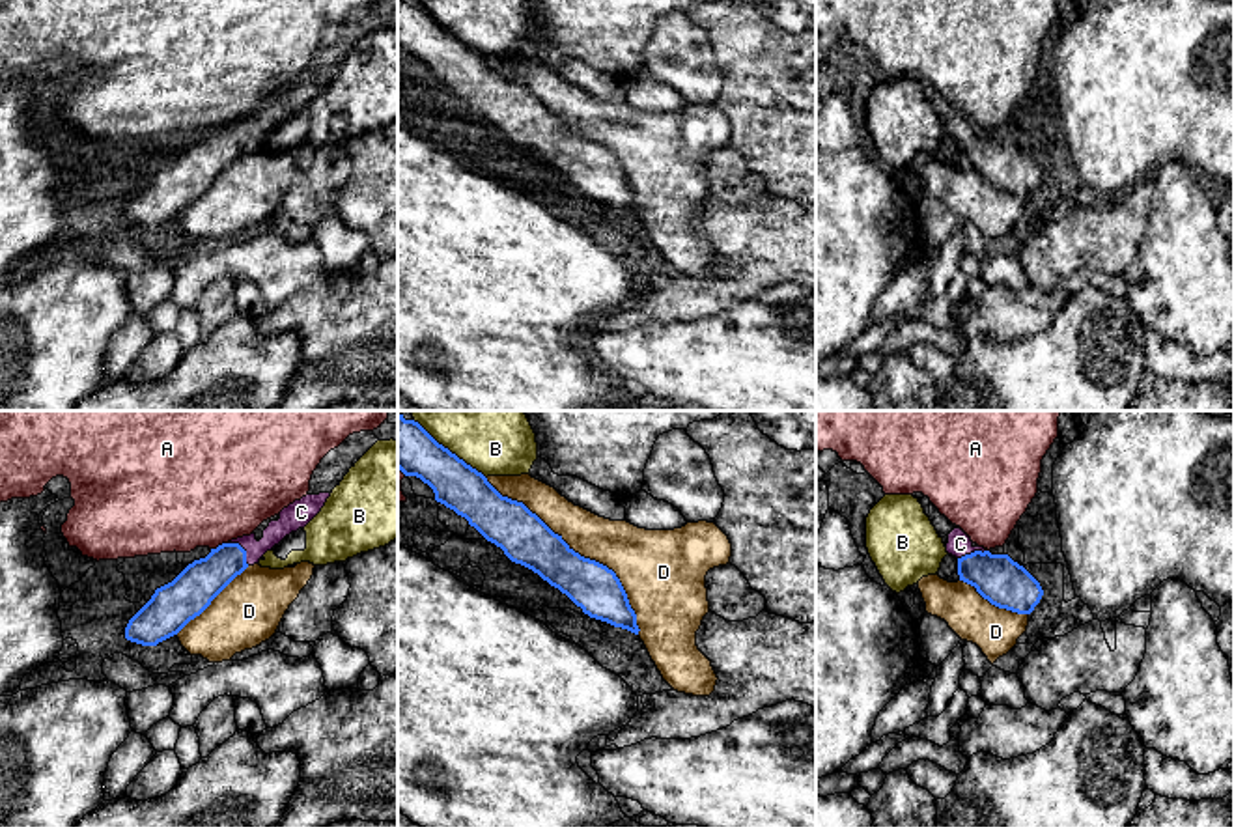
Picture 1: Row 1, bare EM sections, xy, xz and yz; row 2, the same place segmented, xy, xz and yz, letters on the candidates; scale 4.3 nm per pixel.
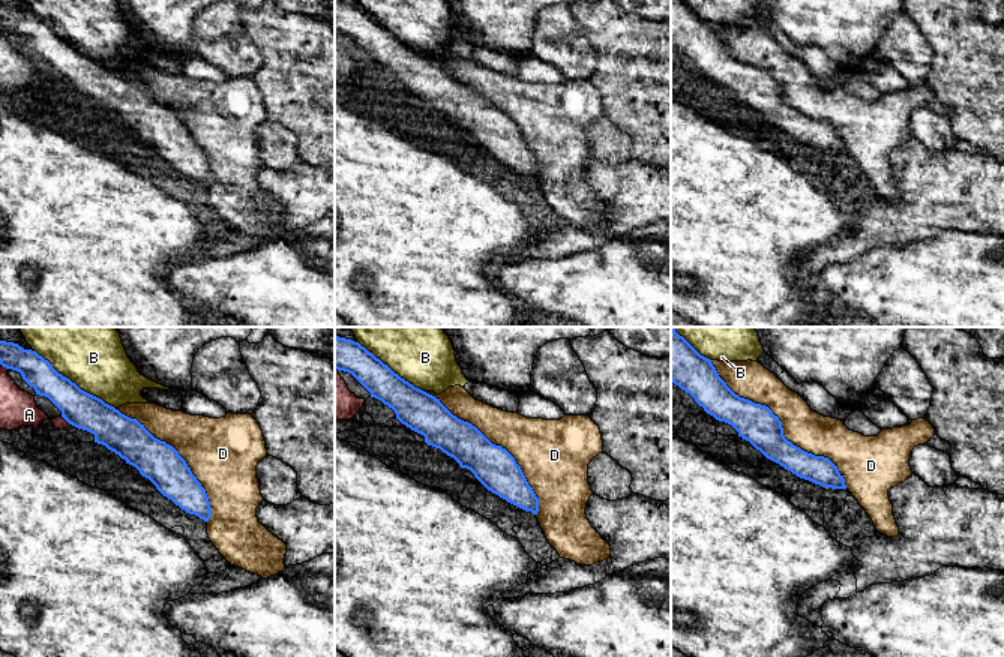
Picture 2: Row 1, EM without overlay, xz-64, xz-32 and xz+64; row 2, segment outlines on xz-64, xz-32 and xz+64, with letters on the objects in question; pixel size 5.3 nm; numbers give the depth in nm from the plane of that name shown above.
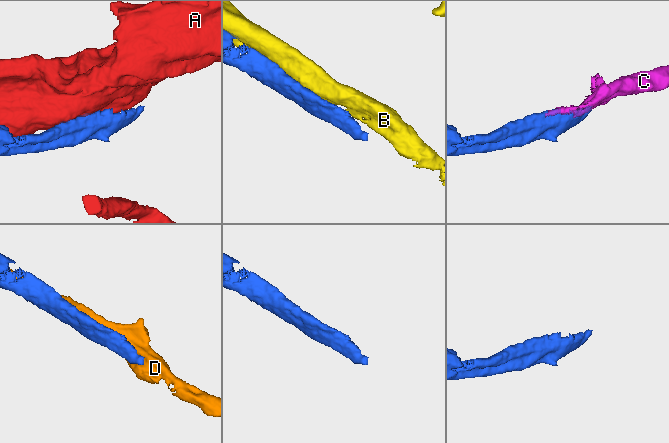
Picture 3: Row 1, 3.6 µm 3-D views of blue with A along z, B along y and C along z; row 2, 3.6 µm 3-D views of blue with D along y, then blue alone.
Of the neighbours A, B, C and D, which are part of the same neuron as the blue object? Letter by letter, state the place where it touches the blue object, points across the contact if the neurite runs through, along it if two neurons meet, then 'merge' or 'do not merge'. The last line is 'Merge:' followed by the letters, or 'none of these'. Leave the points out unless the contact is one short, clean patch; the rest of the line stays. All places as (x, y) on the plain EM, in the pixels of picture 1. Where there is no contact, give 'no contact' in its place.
A: contact xy (219, 127); do not merge
B: contact xz (448, 32); do not merge
C: contact xy (243, 131); merge
D: contact xz (579, 137); do not merge
Merge: C

